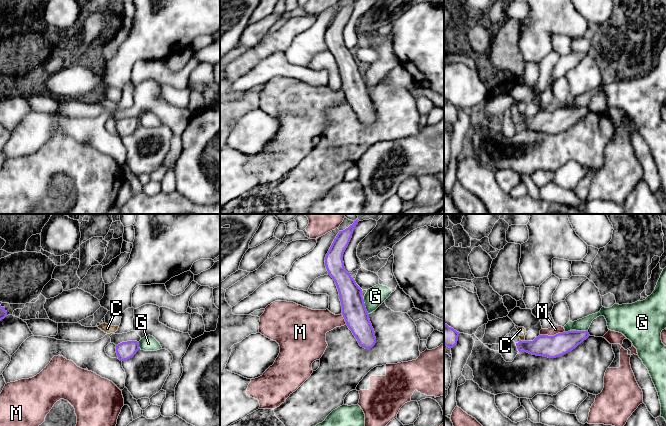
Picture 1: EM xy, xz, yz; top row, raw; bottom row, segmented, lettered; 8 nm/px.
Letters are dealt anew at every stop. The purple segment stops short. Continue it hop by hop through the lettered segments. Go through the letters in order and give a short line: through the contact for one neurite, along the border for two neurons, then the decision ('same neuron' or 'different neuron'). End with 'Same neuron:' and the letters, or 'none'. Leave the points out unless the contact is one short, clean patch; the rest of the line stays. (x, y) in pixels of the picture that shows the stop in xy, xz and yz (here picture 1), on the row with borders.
C: yz (520, 339), (524, 341) | different neuron
G: different neuron
M: different neuron
Same neuron: none

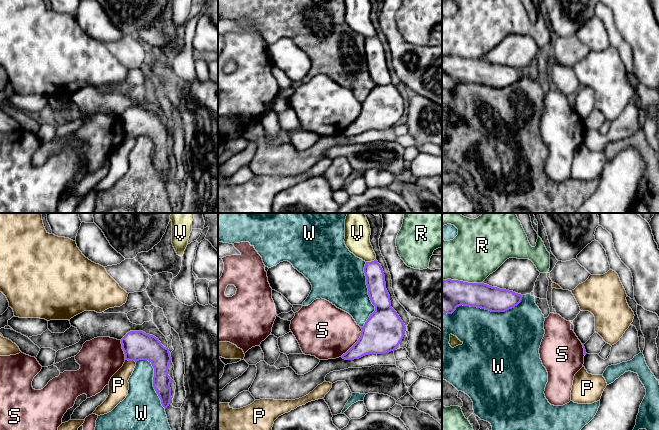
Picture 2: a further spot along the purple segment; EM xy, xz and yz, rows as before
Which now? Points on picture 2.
P: xy (125, 359), (135, 362) | different neuron
R: different neuron
S: xz (361, 327), (360, 337), (340, 356) | different neuron
V: same neuron
W: different neuron
Same neuron: V

